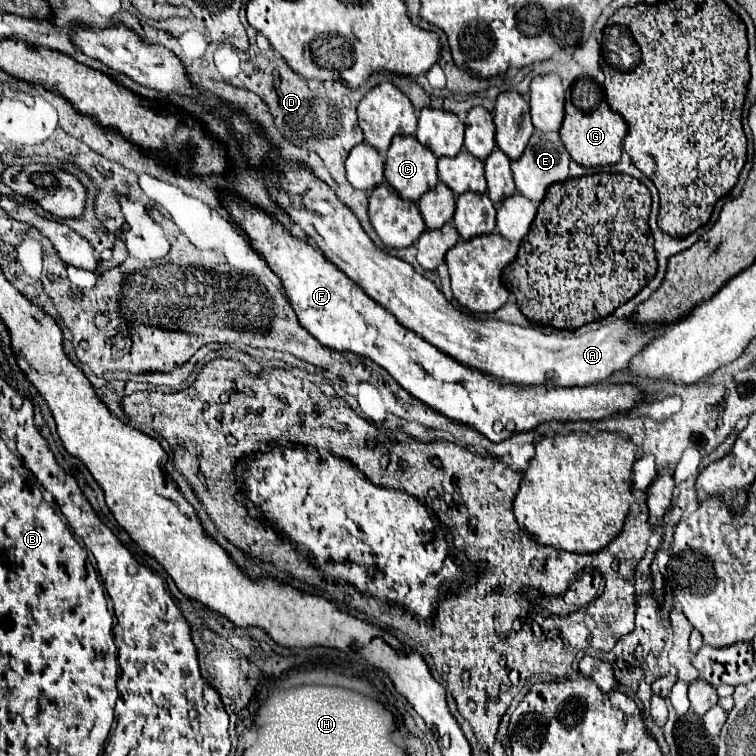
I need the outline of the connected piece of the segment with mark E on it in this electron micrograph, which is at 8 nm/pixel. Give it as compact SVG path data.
M534 131L534 135L530 137L528 147L524 149L522 157L512 161L512 173L514 173L514 181L516 181L516 189L528 197L532 203L540 203L546 195L546 189L552 183L558 181L566 181L568 177L568 163L570 163L570 155L564 149L558 133L542 133L542 131Z

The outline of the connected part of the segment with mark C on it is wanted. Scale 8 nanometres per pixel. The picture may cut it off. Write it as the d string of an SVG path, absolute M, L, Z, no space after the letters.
M414 135L394 137L386 155L386 181L402 199L418 201L438 183L436 157Z

